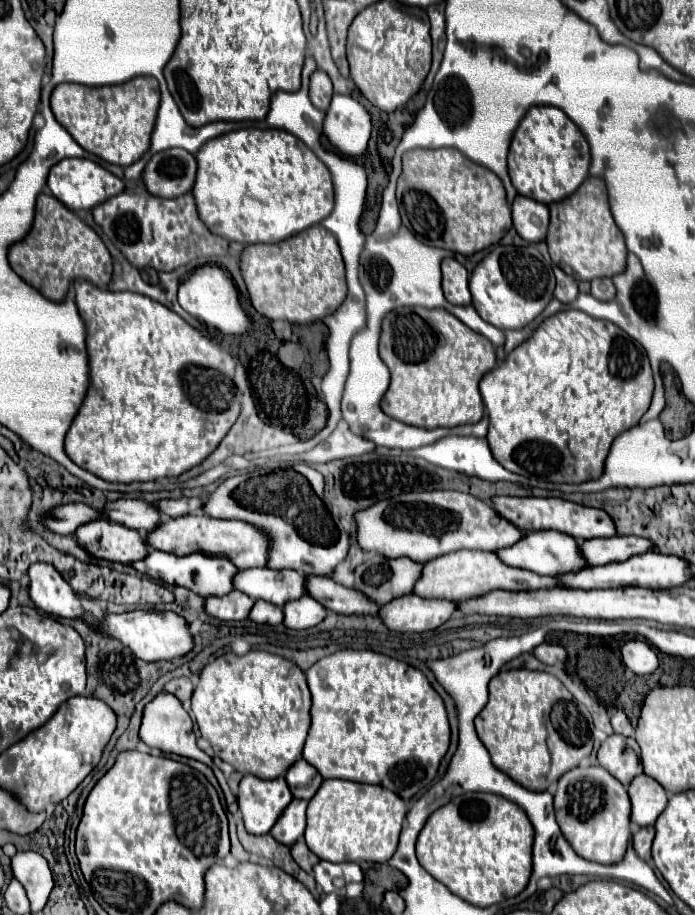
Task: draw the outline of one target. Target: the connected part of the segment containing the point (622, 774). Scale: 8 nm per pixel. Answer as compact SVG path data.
M611 734L597 752L597 760L599 764L611 772L625 788L629 786L629 782L643 772L641 768L641 760L635 748L635 742L631 738L619 736L619 734Z

